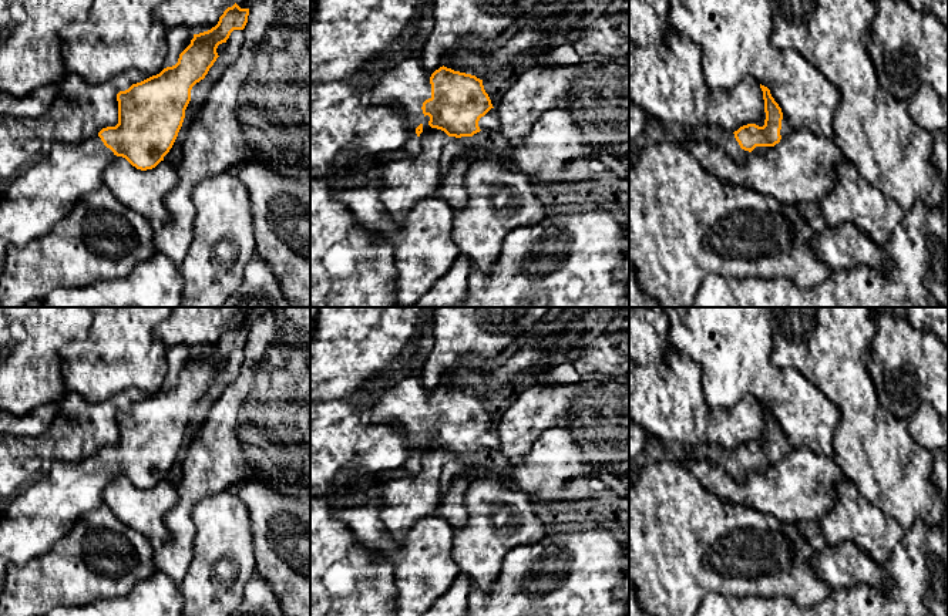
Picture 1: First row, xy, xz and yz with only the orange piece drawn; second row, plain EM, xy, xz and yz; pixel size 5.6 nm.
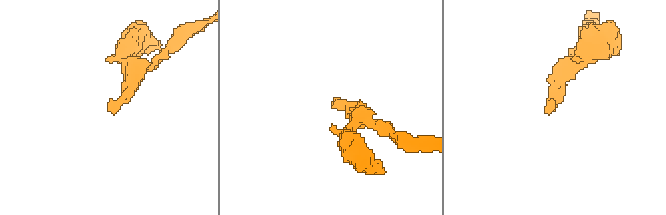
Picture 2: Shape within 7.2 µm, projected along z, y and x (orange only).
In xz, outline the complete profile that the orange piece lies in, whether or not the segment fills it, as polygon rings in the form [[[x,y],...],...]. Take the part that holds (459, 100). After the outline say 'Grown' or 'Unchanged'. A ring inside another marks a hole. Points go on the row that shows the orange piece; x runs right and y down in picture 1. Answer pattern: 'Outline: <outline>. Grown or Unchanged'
Outline: [[[418,55],[379,74],[364,100],[401,108],[413,121],[428,115],[431,128],[455,138],[480,132],[480,118],[494,108],[483,80],[444,65],[428,75]]]. Grown

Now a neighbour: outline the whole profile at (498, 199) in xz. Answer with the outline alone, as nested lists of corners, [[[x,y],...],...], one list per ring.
[[[447,139],[441,151],[440,174],[453,159],[470,156],[465,175],[467,205],[453,211],[451,236],[474,267],[491,272],[505,236],[517,228],[535,225],[545,218],[545,205],[532,192],[532,179],[505,168],[493,149]]]

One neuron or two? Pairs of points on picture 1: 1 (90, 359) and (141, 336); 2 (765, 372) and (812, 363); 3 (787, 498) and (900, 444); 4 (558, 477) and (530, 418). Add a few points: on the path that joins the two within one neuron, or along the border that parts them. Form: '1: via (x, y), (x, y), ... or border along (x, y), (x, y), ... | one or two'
1: via (103, 354), (118, 354), (128, 344) | one
2: border along (772, 339), (770, 360), (794, 367), (817, 387) | two
3: border along (833, 457), (847, 478) | two
4: border along (572, 437), (564, 428), (548, 428), (515, 460) | two

